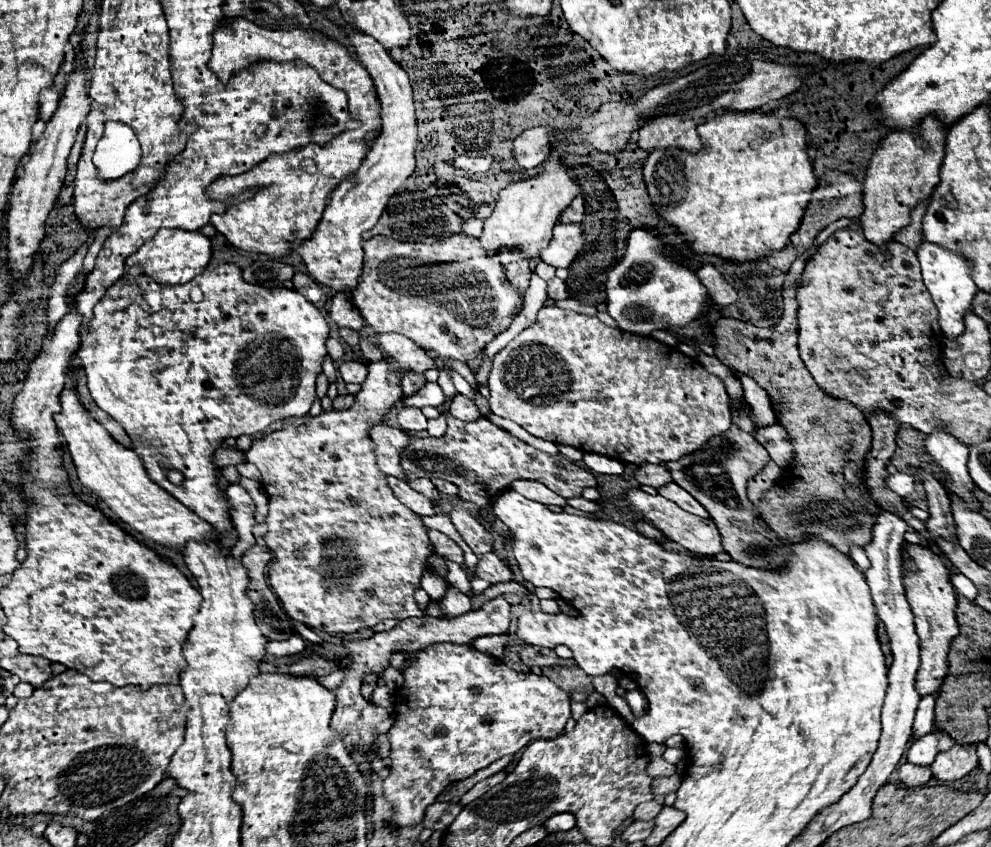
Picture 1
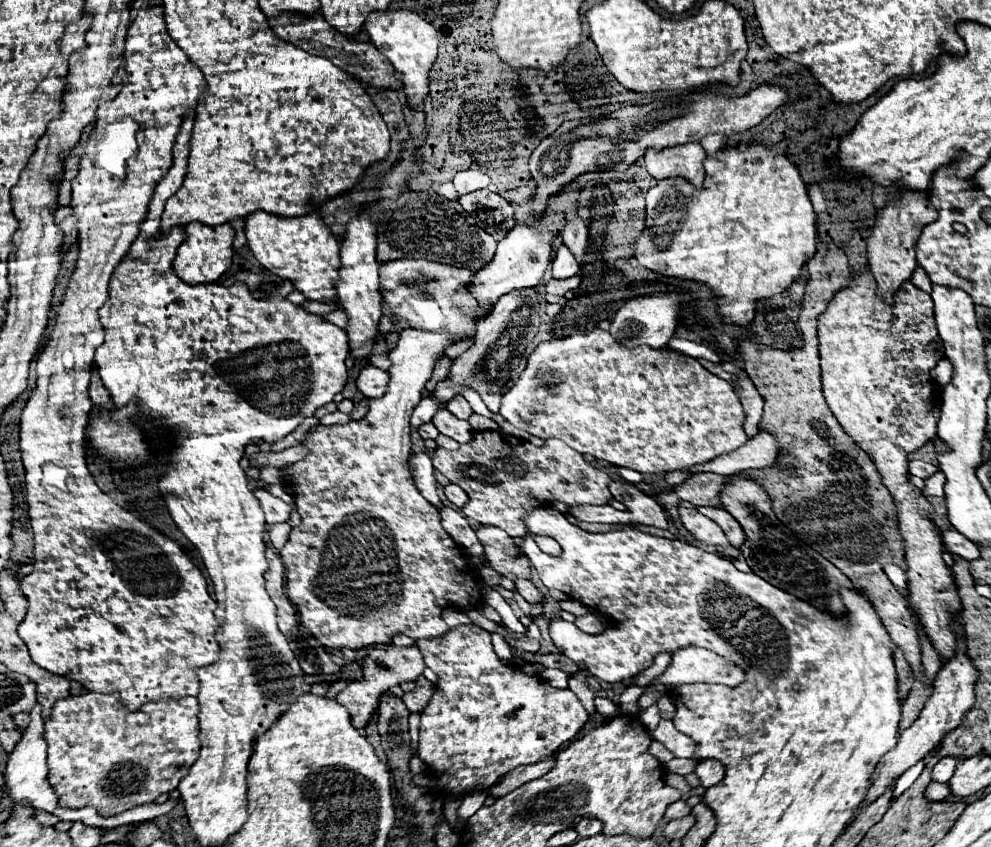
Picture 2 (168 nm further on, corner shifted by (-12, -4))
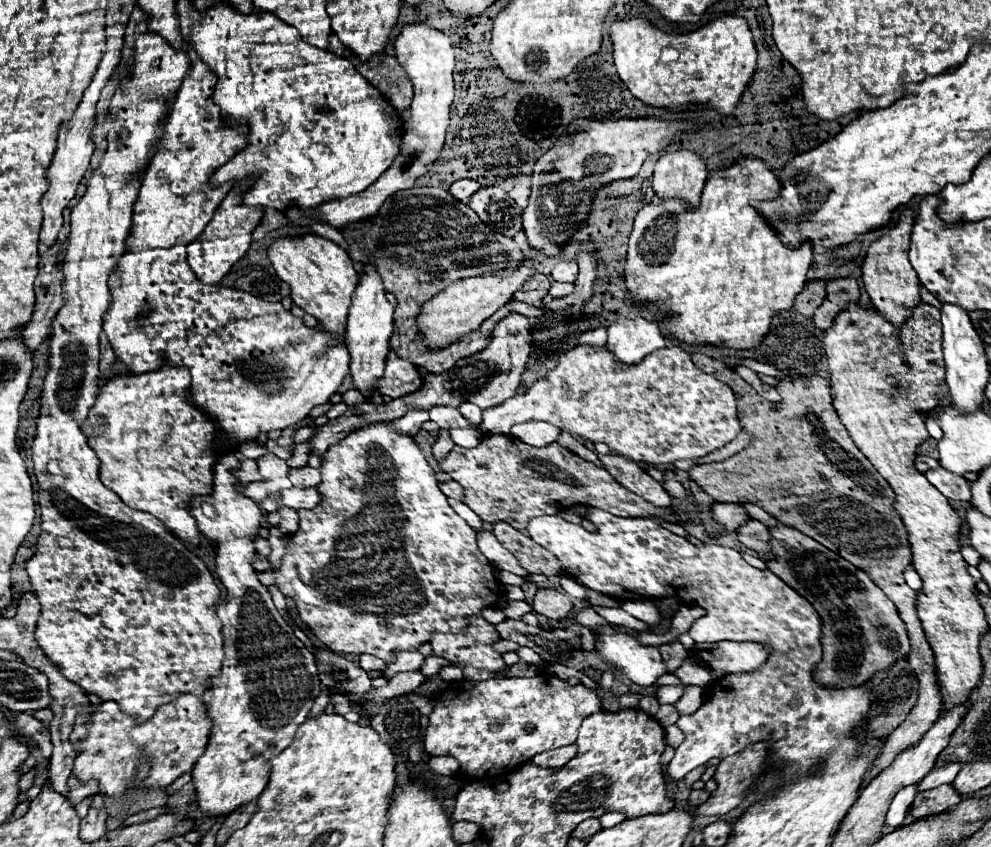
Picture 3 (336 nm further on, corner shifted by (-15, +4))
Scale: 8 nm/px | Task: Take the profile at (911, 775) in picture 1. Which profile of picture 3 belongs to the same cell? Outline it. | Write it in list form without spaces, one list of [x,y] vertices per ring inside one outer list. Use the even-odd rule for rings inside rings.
[[[943,784],[939,788],[917,792],[909,816],[913,820],[921,820],[925,816],[931,816],[933,812],[945,812],[957,806],[959,802],[961,802],[961,796],[957,794],[957,790],[951,784]]]

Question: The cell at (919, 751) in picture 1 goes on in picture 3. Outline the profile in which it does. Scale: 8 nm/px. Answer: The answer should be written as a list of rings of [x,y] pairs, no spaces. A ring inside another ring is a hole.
[[[947,762],[947,764],[943,764],[941,768],[929,772],[929,774],[917,784],[917,788],[919,788],[919,790],[929,790],[929,788],[937,788],[937,786],[947,784],[947,782],[951,784],[951,782],[955,780],[955,776],[957,776],[959,770],[961,770],[961,764],[959,764],[959,762]]]

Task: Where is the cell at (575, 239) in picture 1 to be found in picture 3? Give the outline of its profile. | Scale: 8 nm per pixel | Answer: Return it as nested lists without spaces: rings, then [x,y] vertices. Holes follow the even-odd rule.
[[[559,260],[553,266],[551,276],[557,282],[575,282],[577,280],[577,264],[573,260]]]

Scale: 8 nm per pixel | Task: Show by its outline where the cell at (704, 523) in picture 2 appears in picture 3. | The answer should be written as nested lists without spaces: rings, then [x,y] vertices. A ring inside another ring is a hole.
[[[713,504],[711,516],[717,524],[727,528],[729,532],[737,530],[745,520],[749,520],[747,512],[739,504]]]

